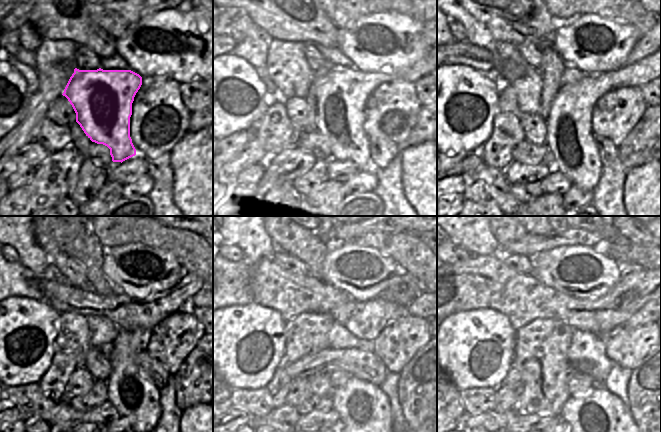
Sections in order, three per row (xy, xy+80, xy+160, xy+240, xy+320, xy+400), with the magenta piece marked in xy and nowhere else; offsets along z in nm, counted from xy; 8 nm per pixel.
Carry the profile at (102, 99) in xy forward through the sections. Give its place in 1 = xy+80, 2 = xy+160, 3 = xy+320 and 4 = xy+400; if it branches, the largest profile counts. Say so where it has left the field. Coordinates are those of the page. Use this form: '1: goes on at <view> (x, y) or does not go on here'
1: goes on at xy+80 (340, 99)
2: goes on at xy+160 (569, 138)
3: goes on at xy+320 (365, 410)
4: goes on at xy+400 (602, 419)

